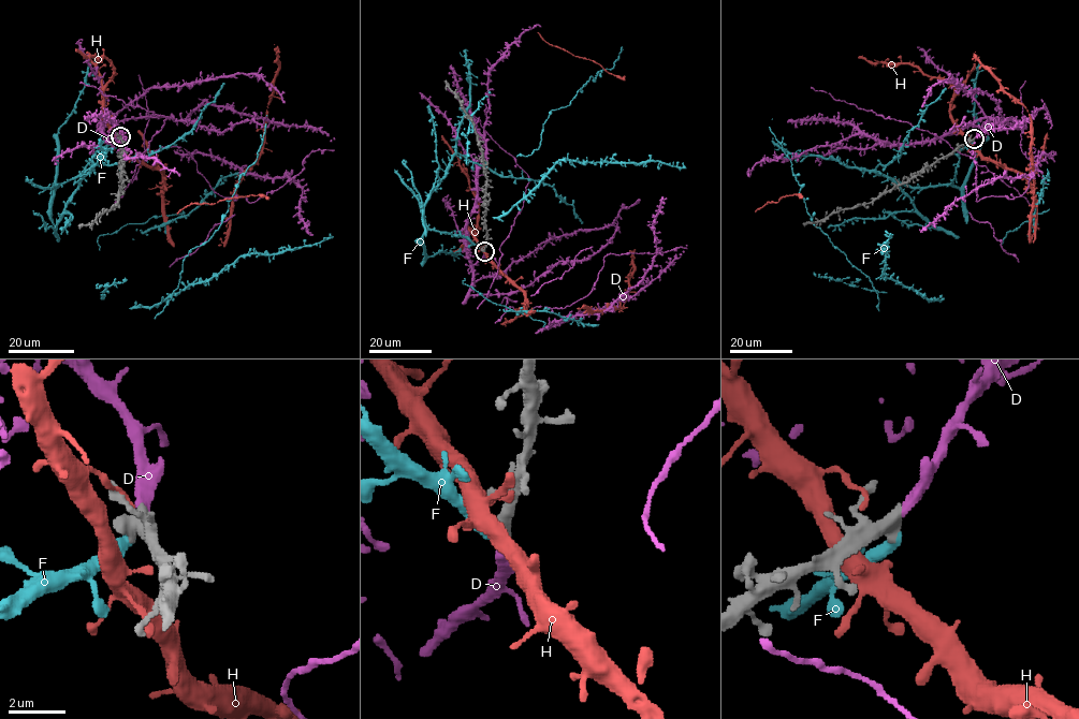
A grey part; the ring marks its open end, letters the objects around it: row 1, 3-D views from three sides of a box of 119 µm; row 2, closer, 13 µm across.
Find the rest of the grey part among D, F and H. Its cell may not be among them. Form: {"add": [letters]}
{"add": ["D"]}

